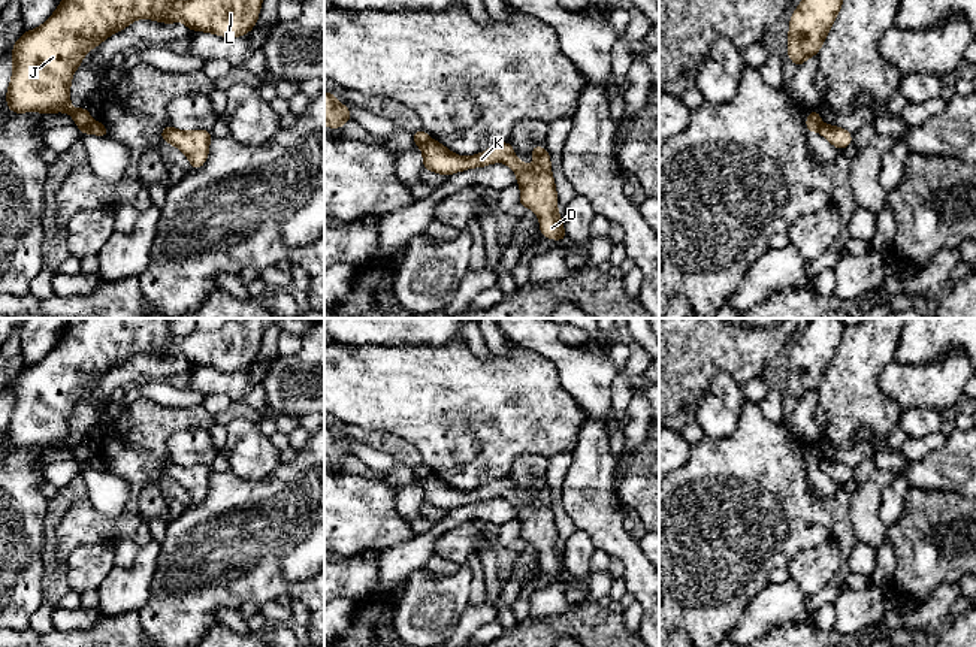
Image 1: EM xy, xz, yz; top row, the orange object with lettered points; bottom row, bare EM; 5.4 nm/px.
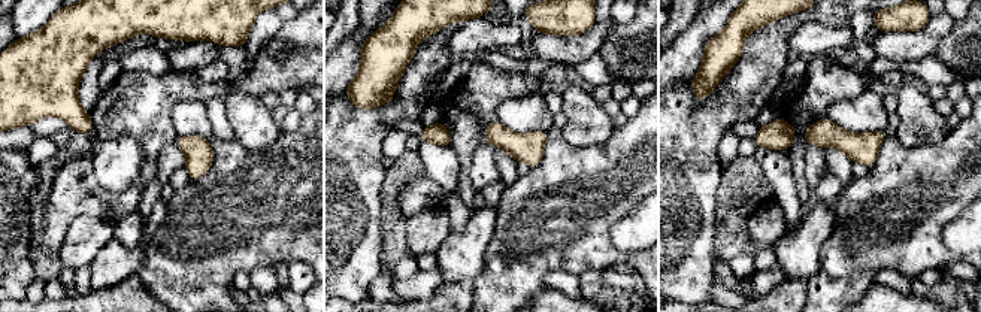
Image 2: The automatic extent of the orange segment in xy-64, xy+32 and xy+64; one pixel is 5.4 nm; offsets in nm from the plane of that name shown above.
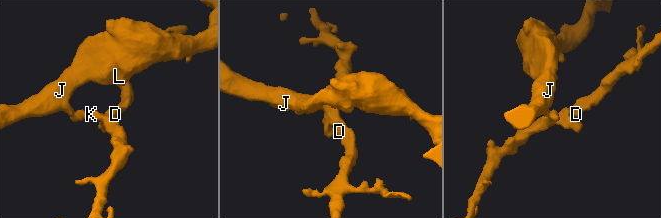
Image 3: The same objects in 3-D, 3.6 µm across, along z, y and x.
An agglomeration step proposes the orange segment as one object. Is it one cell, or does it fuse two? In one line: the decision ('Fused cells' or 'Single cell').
Fused cells

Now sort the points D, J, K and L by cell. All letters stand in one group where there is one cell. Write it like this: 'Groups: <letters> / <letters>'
Groups: D K / J L

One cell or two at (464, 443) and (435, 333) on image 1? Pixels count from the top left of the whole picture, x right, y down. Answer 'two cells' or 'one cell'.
two cells

